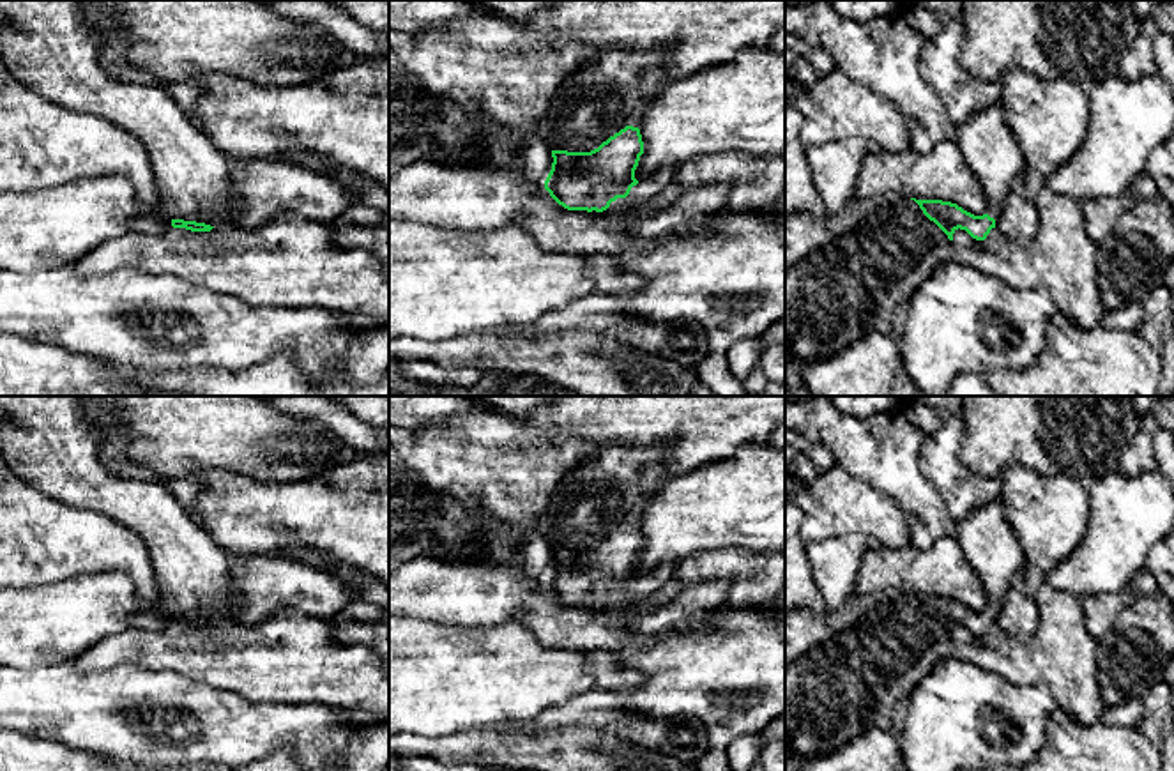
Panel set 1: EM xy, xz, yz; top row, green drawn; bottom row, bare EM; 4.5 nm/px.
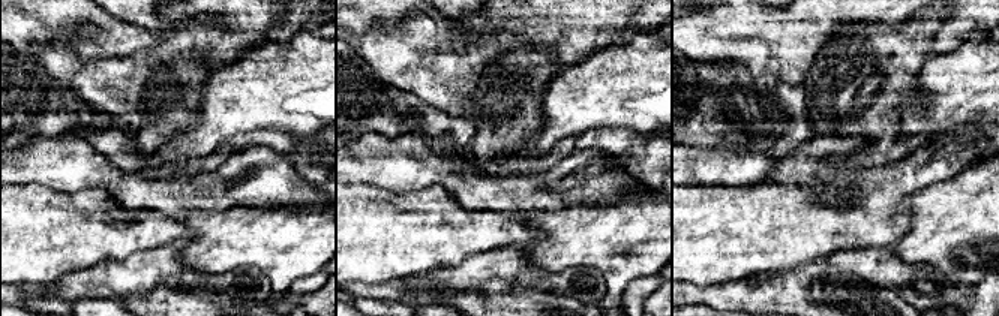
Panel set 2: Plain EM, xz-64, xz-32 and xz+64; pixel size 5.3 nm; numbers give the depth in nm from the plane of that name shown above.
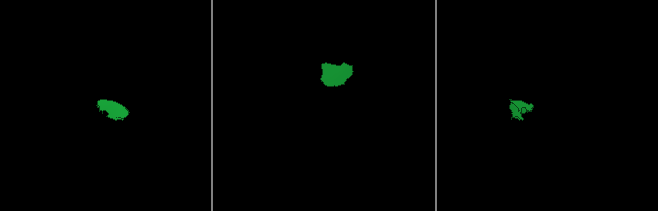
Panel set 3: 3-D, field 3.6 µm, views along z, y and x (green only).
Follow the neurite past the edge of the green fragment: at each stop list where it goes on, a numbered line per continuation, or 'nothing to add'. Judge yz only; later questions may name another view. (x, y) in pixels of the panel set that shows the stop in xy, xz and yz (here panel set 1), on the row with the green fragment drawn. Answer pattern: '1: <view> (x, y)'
1: yz (985, 140)
2: yz (863, 282)

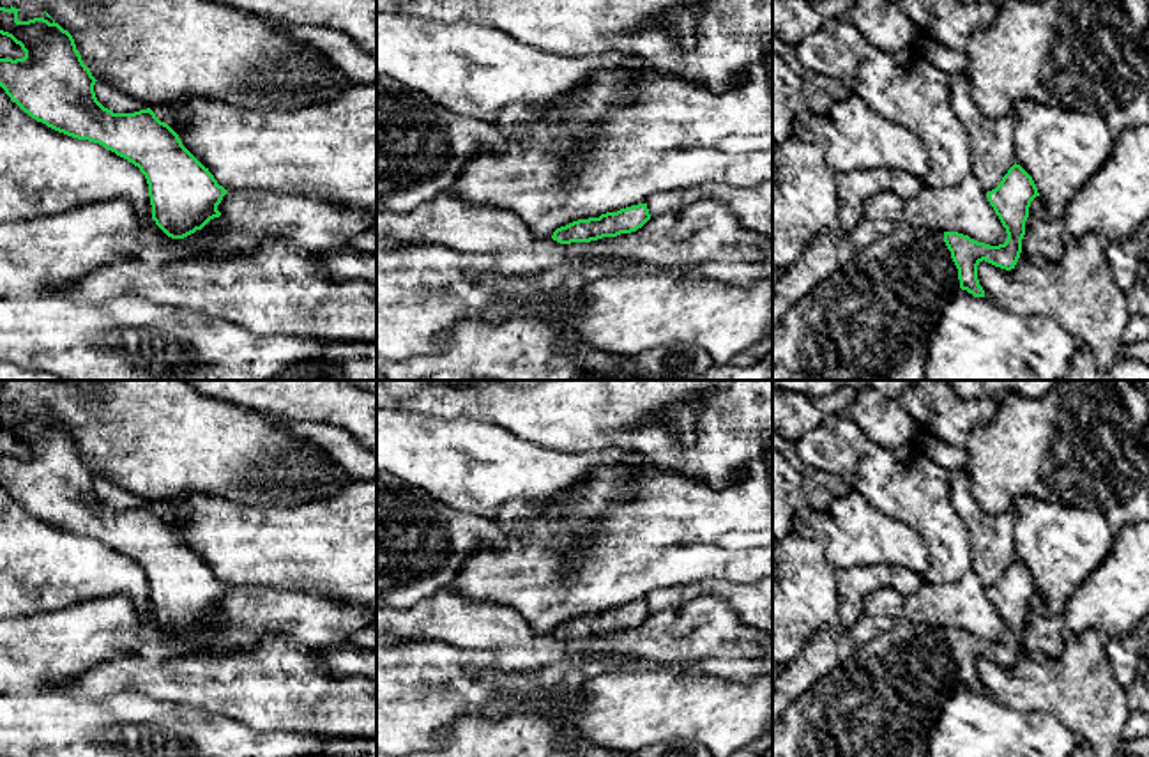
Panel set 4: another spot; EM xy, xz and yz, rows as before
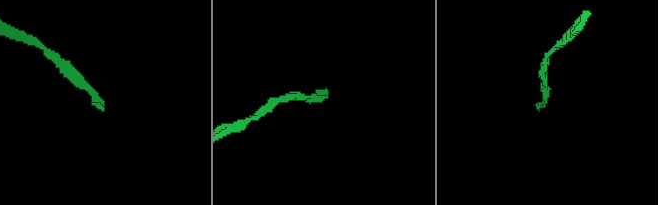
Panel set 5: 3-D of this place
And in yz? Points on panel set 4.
1: yz (872, 319)

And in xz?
nothing to add

